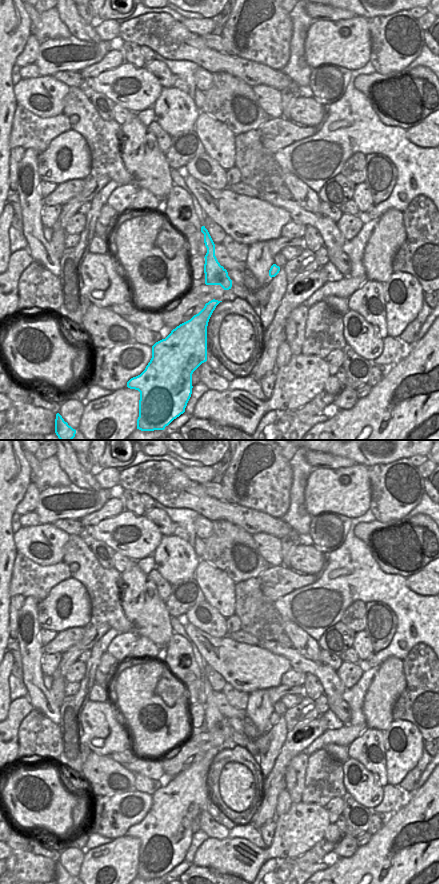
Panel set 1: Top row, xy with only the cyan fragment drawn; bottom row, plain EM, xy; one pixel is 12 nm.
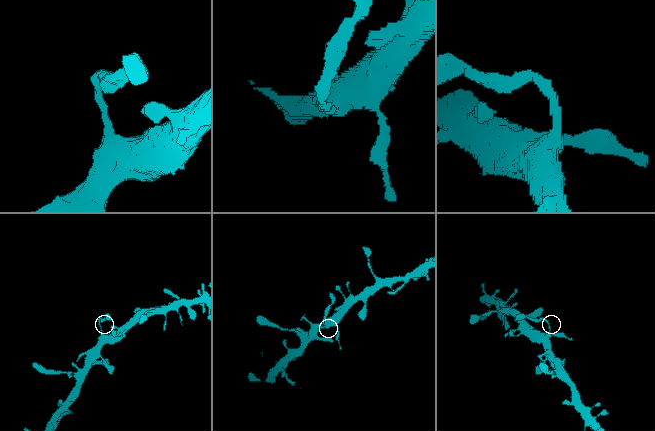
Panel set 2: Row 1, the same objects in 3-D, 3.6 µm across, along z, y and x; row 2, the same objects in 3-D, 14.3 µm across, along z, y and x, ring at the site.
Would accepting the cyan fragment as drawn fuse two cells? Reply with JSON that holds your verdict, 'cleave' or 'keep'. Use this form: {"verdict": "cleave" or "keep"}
{"verdict": "cleave"}

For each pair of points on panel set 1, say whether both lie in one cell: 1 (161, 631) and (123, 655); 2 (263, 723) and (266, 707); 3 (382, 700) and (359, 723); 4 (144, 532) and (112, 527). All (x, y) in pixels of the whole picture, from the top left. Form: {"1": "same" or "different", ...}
{"1": "different", "2": "same", "3": "different", "4": "same"}

